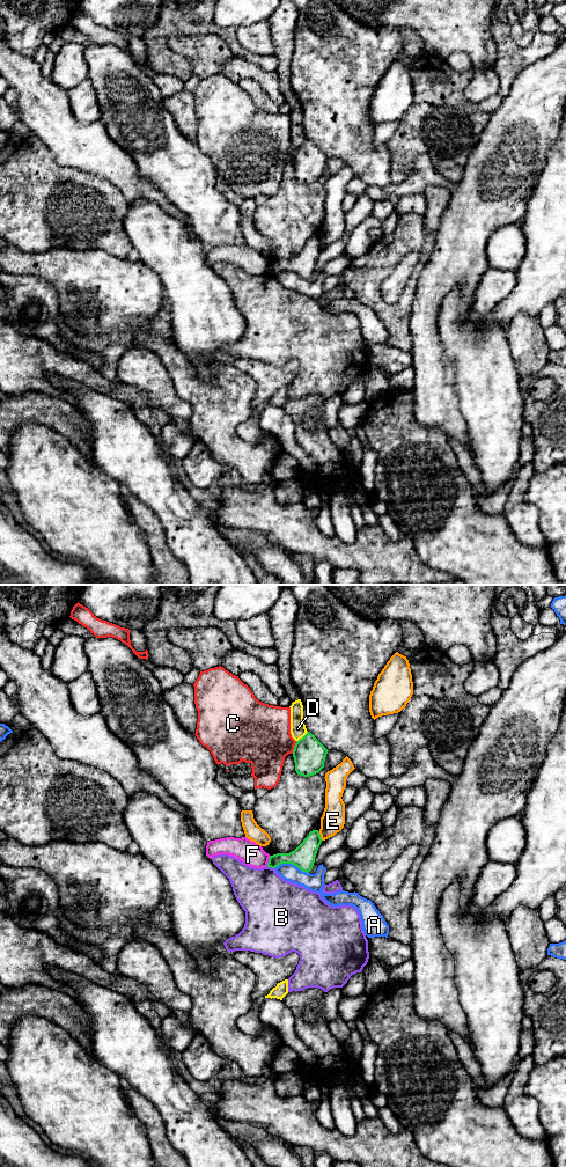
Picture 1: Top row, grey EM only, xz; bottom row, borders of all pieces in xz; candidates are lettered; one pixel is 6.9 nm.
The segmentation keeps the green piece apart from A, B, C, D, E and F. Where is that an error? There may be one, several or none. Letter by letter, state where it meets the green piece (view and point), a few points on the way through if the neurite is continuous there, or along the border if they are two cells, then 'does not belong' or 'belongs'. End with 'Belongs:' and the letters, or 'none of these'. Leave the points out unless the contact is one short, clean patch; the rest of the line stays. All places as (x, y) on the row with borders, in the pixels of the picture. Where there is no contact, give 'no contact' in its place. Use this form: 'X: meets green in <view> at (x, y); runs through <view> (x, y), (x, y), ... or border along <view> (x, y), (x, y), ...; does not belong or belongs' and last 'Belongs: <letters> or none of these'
A: meets green in xz at (292, 864); does not belong
B: meets green in xz at (271, 867); does not belong
C: meets green in xz at (294, 747); does not belong
D: meets green in xz at (303, 736); does not belong
E: meets green in xz at (320, 836); does not belong
F: meets green in xz at (269, 861); border along xz (270, 856), (266, 866); does not belong
Belongs: none of these

